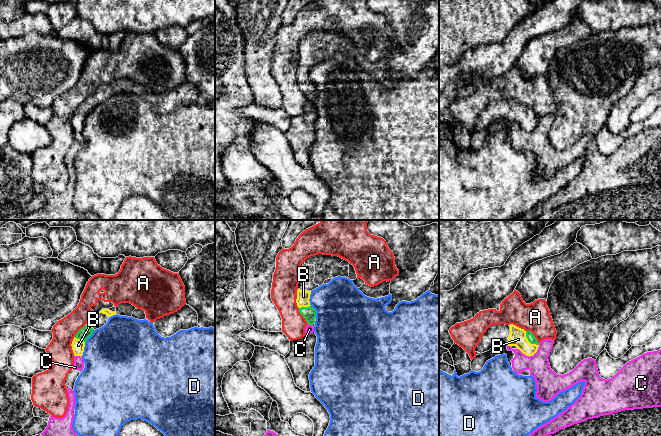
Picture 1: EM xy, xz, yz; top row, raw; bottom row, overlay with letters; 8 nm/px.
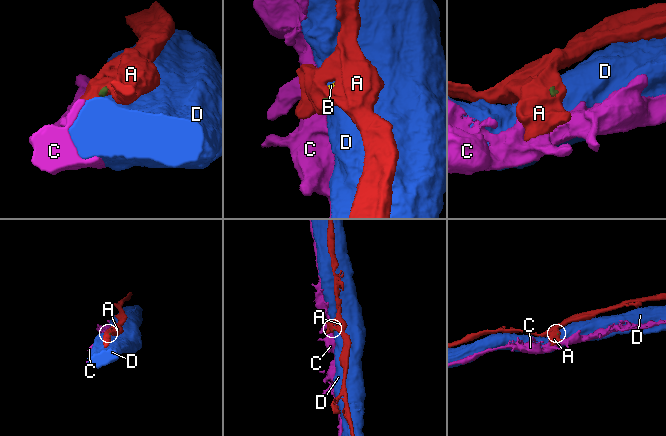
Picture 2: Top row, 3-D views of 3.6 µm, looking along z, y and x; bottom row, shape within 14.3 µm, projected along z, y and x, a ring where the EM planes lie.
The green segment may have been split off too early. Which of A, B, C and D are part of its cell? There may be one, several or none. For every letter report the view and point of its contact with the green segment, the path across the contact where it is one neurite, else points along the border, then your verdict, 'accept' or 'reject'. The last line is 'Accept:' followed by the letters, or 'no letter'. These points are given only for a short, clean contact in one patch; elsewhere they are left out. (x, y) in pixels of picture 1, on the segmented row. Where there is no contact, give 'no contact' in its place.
A: contact yz (533, 335); border yz (526, 330), (532, 333), (538, 343); reject
B: contact yz (529, 341); way yz (531, 338), (529, 341), (517, 337); accept
C: contact xz (310, 324); border xz (308, 323), (311, 325); reject
D: contact xy (89, 336); border xy (94, 330), (85, 343); reject
Accept: B

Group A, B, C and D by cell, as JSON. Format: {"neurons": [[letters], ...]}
{"neurons": [["A"], ["B"], ["C"], ["D"]]}

